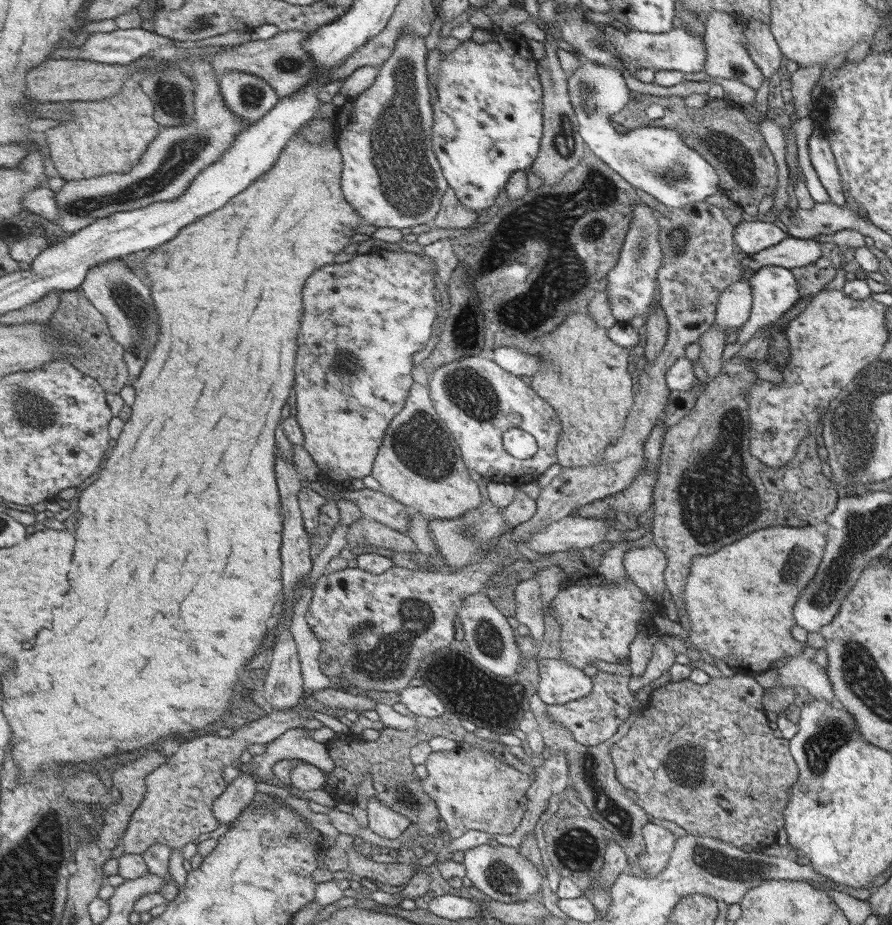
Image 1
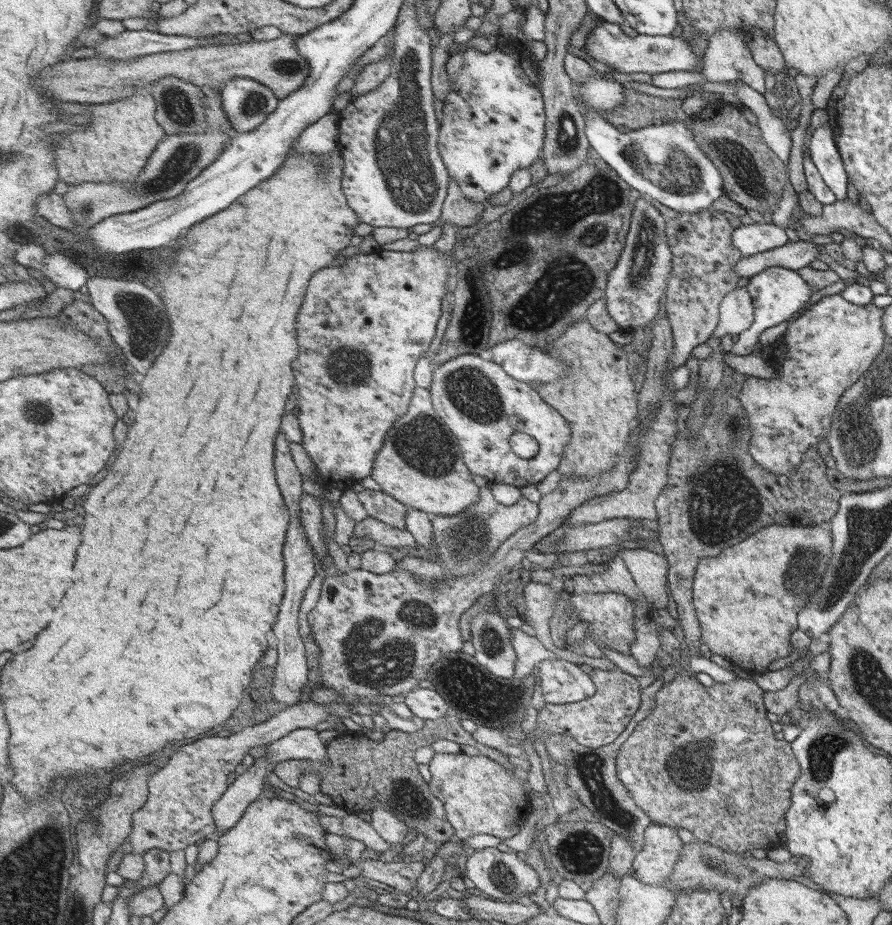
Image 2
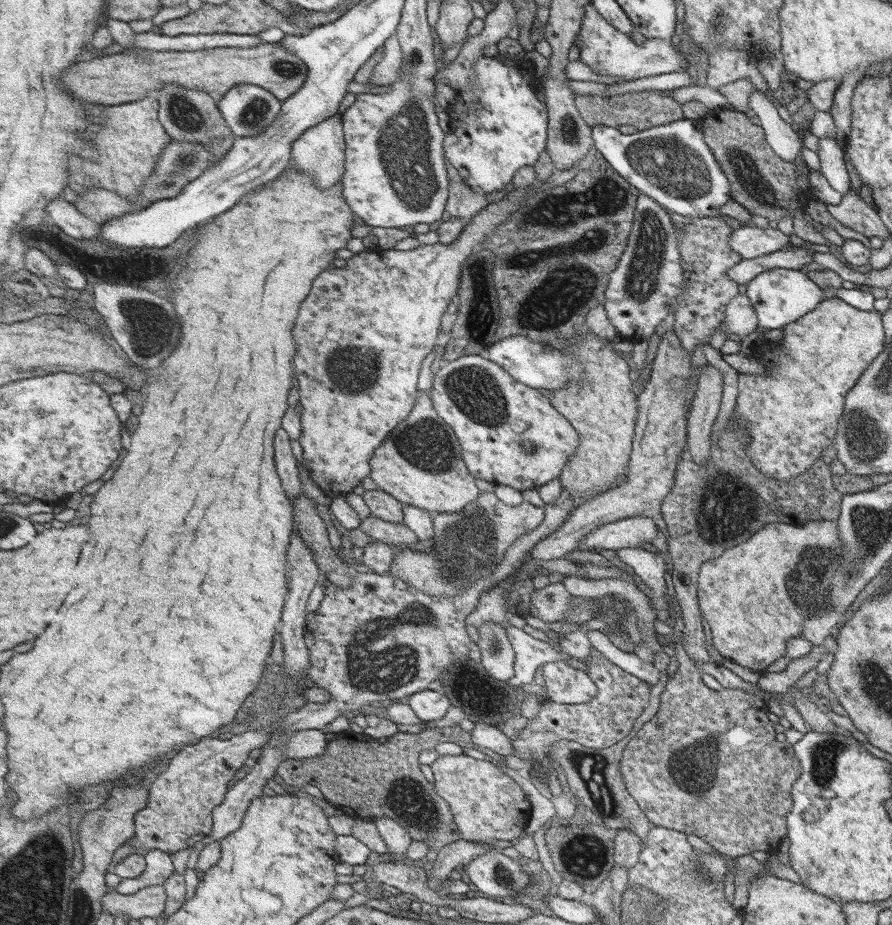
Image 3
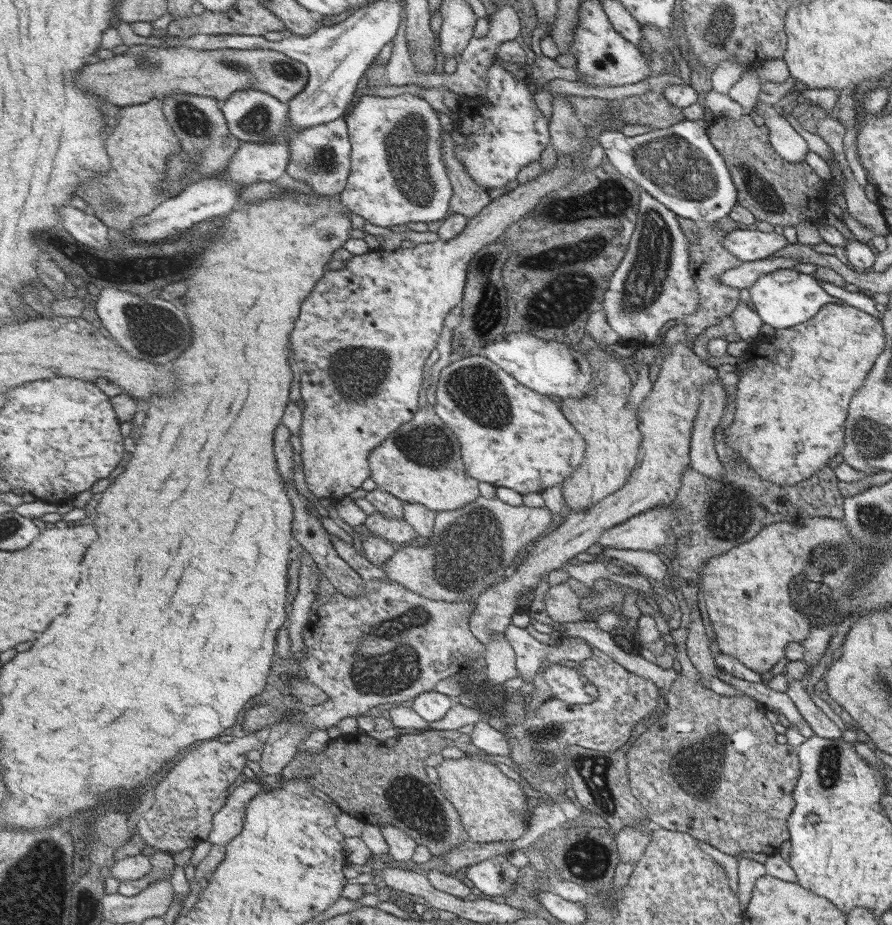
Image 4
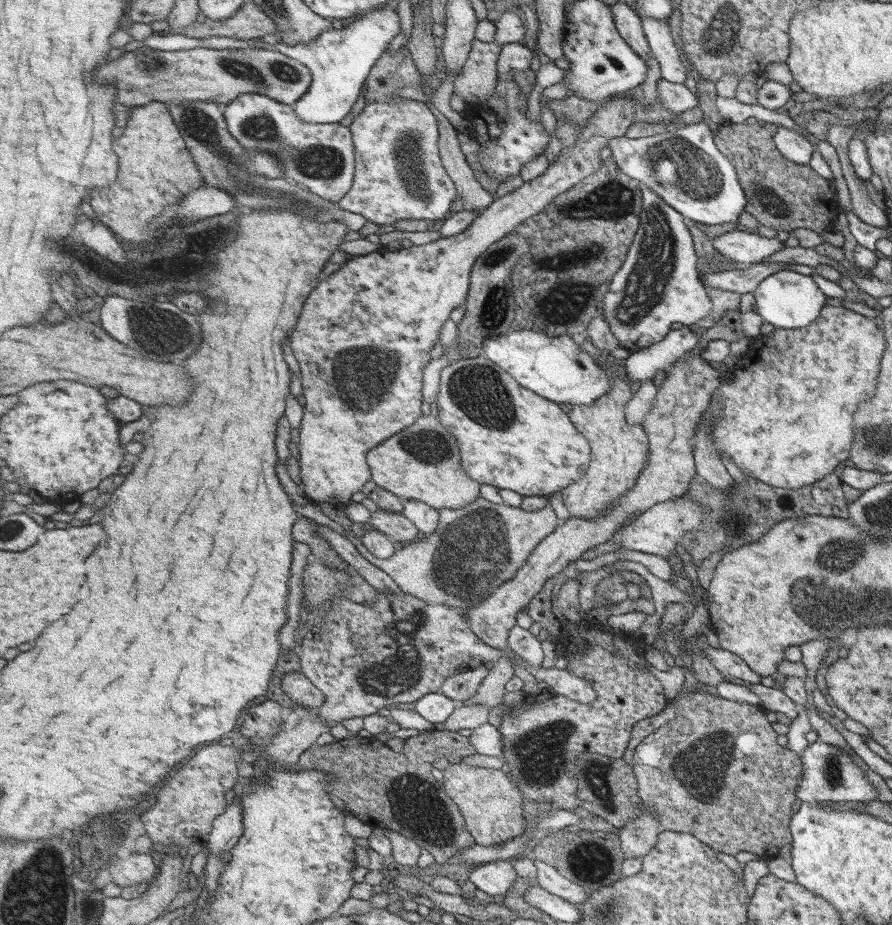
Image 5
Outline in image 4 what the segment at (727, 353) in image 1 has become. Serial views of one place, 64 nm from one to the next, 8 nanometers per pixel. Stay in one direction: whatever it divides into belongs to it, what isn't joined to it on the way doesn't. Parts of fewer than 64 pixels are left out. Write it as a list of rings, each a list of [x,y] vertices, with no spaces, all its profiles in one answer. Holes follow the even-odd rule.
[[[779,269],[761,276],[747,290],[749,305],[759,315],[762,324],[774,329],[785,329],[809,320],[824,304],[846,305],[838,298],[827,295],[811,275],[800,274],[794,269]]]

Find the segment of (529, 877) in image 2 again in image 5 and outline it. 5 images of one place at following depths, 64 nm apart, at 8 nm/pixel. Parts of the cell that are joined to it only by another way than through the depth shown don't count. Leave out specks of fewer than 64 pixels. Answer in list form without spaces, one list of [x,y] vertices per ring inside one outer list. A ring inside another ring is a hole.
[[[494,860],[475,867],[468,874],[477,890],[481,890],[497,900],[497,894],[503,894],[515,882],[515,872],[505,860]]]

